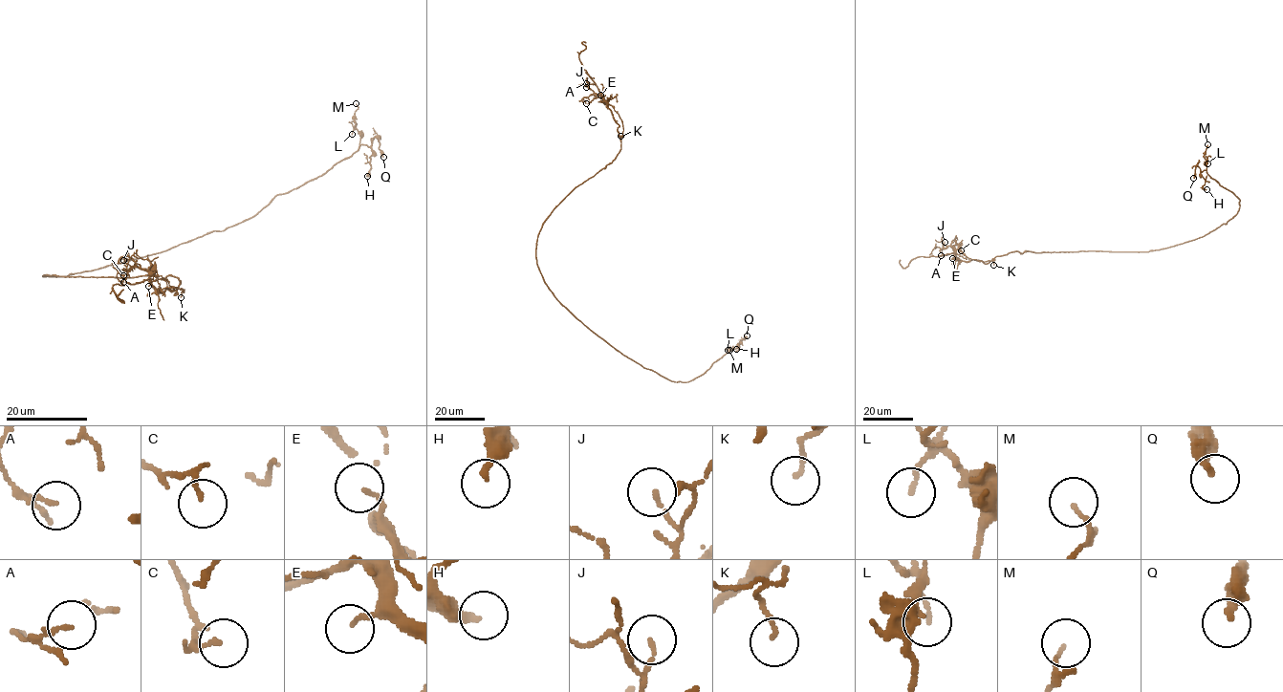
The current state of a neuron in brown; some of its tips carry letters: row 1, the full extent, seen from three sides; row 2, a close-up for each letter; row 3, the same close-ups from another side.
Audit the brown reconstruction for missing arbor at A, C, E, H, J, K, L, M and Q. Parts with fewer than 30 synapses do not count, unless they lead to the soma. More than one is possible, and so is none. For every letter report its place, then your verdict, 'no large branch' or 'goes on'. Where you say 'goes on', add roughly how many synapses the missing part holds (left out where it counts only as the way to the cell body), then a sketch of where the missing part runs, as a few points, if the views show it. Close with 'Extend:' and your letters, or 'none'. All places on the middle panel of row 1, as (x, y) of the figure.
A: at (586, 83); no large branch
C: at (586, 103); no large branch
E: at (600, 95); no large branch
H: at (736, 349); no large branch
J: at (586, 87); no large branch
K: at (620, 136); no large branch
L: at (728, 350); no large branch
M: at (729, 350); no large branch
Q: at (747, 335); no large branch
Extend: none

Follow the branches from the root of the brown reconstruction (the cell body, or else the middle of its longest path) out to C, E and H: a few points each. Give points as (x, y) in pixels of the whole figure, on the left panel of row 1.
C: (50, 276), (155, 275), (181, 283), (175, 295), (159, 292), (128, 256), (117, 265), (123, 275)
E: (50, 276), (155, 275), (181, 281), (175, 295), (148, 286)
H: (50, 276), (93, 270), (225, 230), (256, 215), (277, 195), (323, 175), (361, 144), (372, 151), (367, 176)

